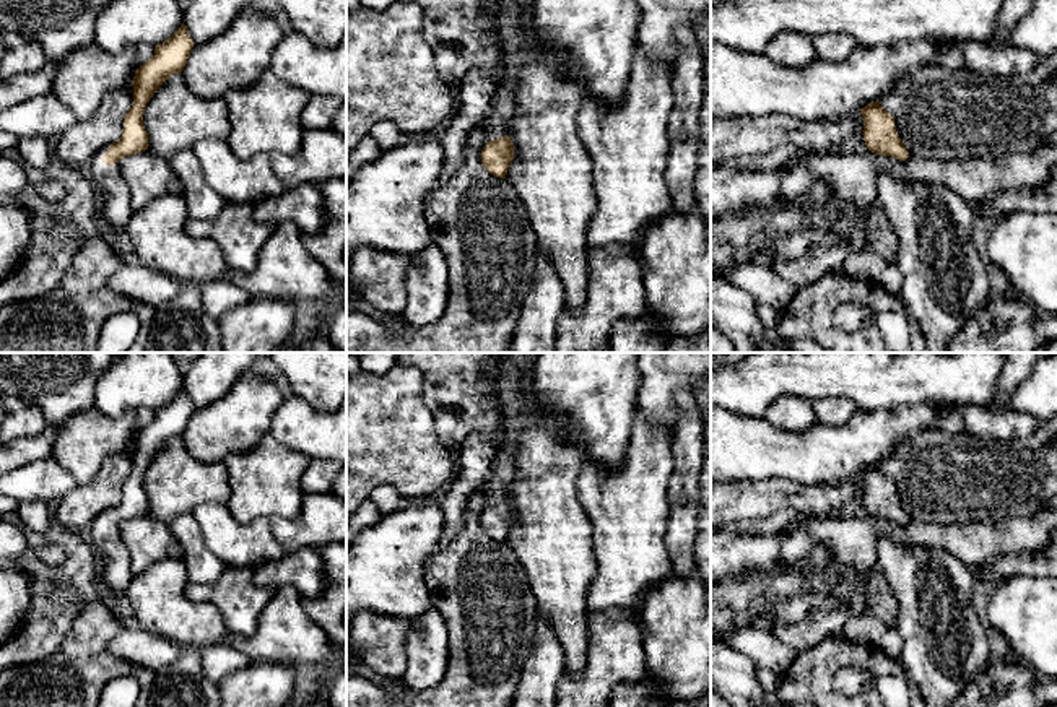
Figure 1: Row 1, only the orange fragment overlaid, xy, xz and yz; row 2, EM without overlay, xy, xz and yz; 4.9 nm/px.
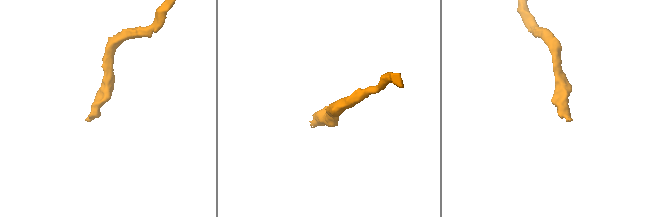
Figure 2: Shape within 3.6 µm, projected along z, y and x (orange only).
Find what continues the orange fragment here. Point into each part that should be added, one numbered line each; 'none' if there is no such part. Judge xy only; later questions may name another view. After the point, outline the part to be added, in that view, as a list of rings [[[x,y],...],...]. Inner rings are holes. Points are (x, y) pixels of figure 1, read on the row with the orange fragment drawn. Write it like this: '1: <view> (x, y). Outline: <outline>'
1: xy (114, 195). Outline: [[[107,148],[96,153],[86,172],[99,193],[102,221],[115,232],[122,232],[133,213],[130,190],[120,171],[120,161],[114,166],[101,161]]]

